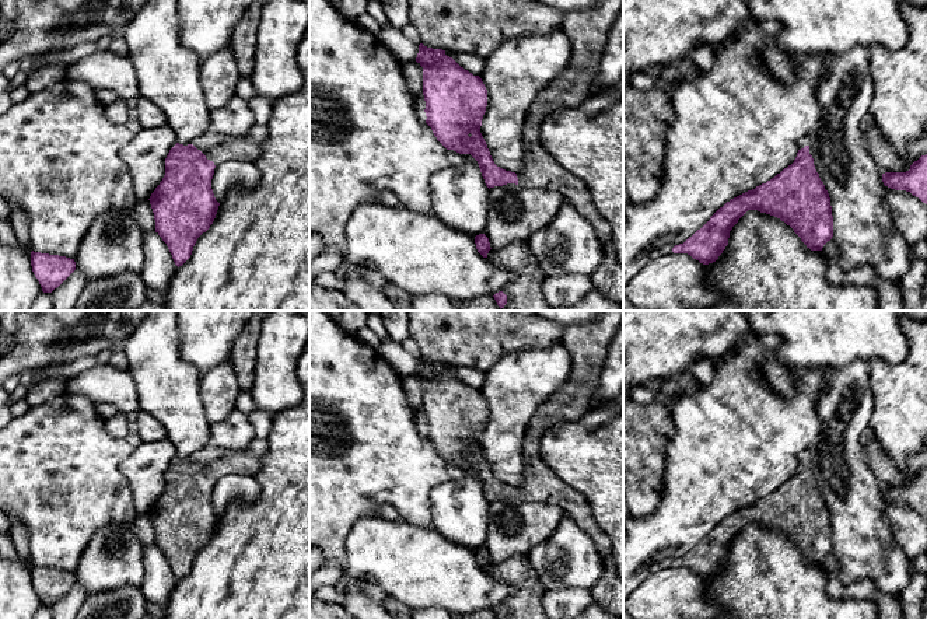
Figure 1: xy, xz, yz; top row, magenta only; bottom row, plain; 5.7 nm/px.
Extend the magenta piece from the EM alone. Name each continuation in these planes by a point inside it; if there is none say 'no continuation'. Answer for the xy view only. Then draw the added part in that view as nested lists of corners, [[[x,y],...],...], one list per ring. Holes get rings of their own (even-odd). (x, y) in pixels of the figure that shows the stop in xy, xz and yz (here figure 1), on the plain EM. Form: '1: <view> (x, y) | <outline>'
1: xy (217, 461) | [[[255,438],[245,450],[228,450],[209,444],[192,458],[214,479],[224,475],[255,475],[260,469],[260,459],[267,452],[267,440]]]

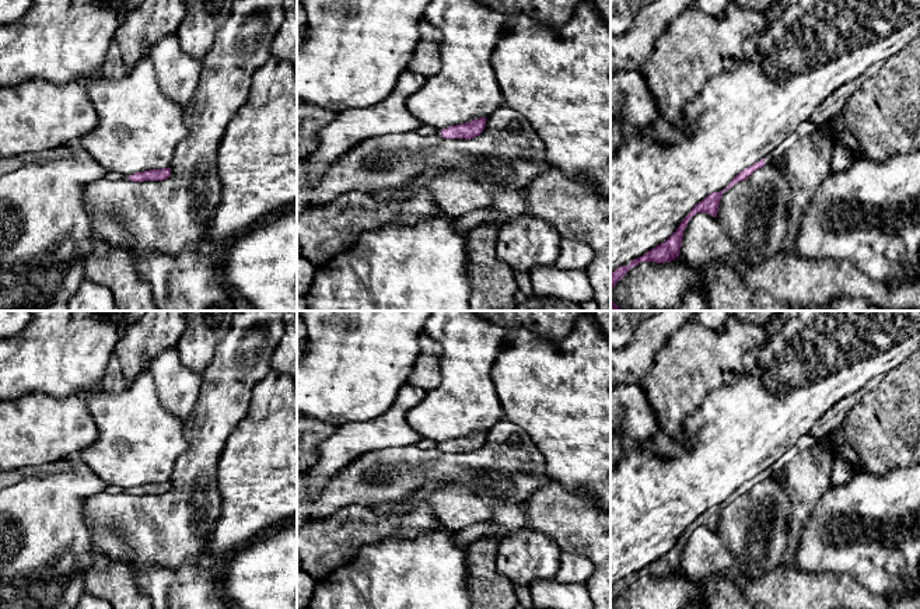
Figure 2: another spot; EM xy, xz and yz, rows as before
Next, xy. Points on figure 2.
no continuation

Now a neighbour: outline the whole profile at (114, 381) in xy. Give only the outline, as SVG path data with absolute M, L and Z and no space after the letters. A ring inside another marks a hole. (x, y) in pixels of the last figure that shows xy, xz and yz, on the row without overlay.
M112 354L101 382L101 391L109 392L109 393L120 393L127 386L129 386L129 382L123 375L120 361L116 354Z

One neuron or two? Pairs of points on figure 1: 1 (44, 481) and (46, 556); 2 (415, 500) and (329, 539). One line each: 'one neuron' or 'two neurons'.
1: one neuron
2: one neuron

